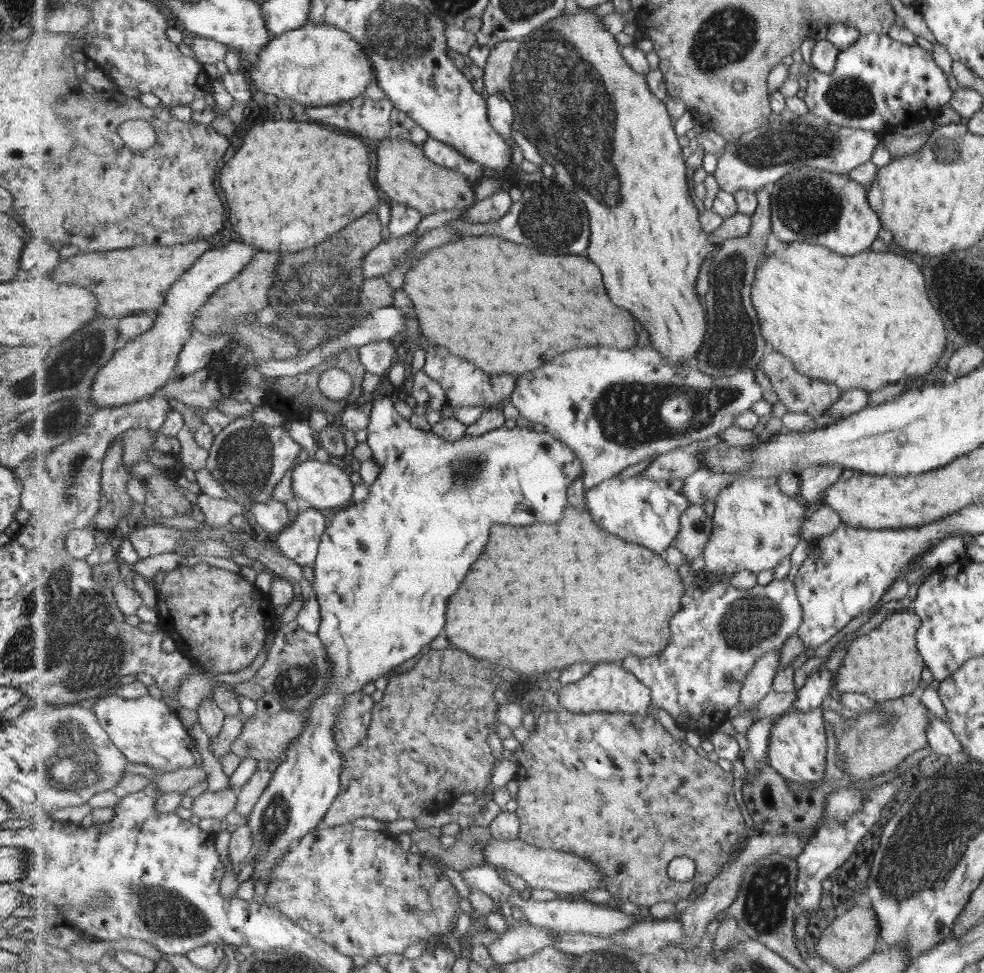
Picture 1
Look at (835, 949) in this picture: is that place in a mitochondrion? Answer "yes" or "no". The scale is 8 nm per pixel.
no

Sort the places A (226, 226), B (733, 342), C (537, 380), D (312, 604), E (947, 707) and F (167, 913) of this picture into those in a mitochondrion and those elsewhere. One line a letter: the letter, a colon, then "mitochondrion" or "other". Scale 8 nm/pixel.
A: other
B: mitochondrion
C: other
D: other
E: other
F: mitochondrion

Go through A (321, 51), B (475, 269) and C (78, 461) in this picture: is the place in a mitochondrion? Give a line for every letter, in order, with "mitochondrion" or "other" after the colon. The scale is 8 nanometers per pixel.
A: other
B: other
C: mitochondrion

